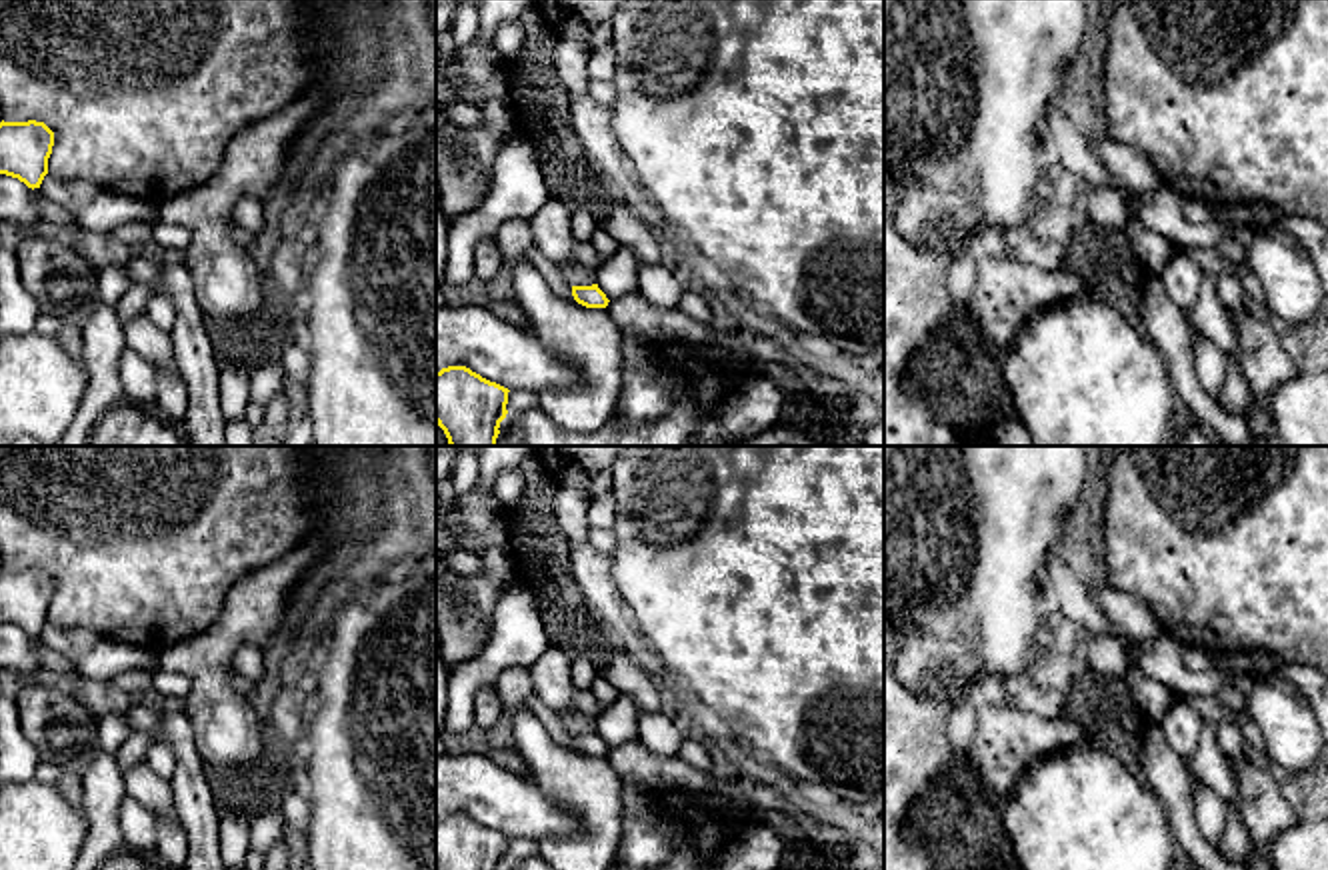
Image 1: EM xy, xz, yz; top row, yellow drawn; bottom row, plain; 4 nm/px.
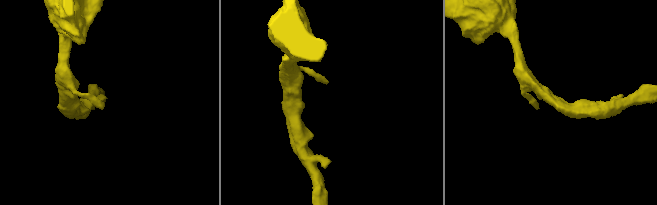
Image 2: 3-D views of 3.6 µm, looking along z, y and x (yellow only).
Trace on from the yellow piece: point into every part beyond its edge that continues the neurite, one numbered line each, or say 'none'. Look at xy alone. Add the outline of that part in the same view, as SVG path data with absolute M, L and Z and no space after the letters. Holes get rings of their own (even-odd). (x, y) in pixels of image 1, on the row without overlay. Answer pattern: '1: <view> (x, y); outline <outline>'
none

